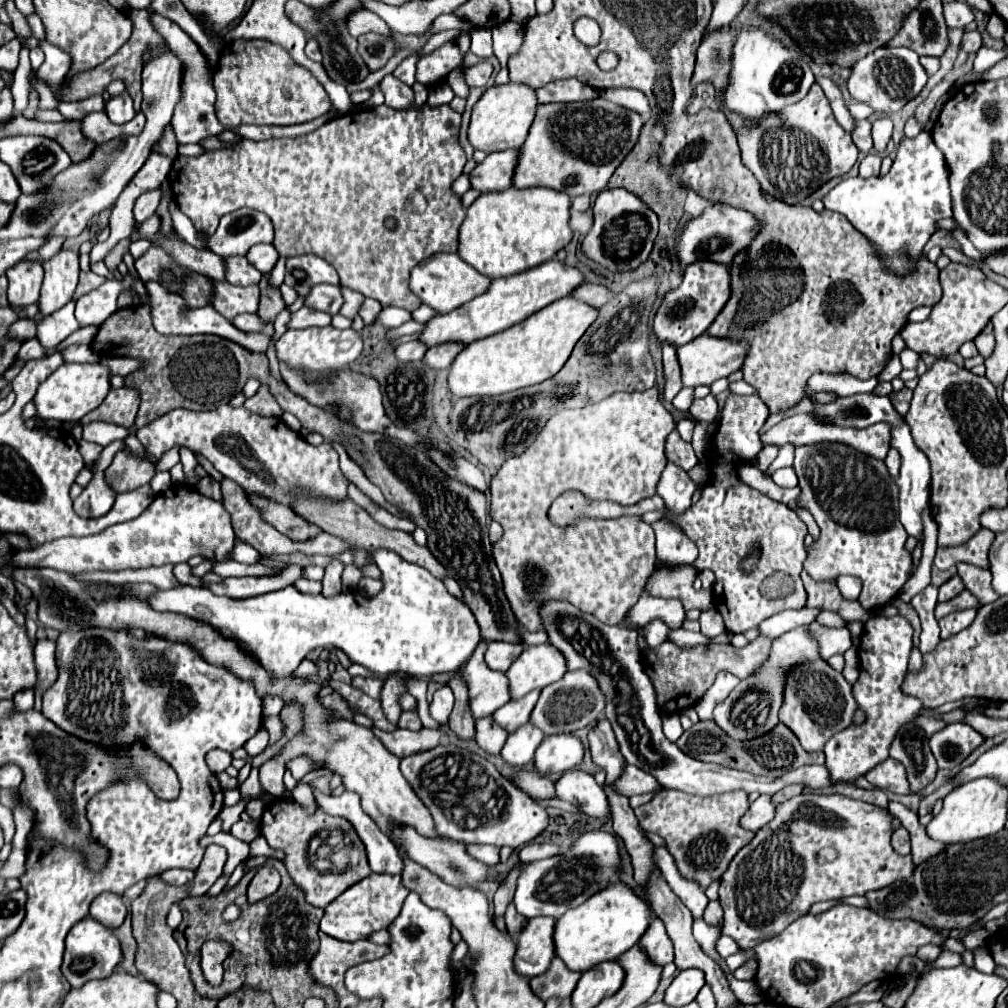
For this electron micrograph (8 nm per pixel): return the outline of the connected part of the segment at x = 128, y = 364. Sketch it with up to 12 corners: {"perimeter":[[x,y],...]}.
{"perimeter":[[129,357],[102,358],[111,375],[129,375],[142,367]]}

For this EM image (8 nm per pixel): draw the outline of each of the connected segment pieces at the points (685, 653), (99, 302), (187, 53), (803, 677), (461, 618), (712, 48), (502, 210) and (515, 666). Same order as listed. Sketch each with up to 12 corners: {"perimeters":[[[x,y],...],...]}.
{"perimeters":[[[638,637],[642,667],[658,709],[694,707],[726,669],[748,677],[770,639],[742,649],[670,641],[650,649]],[[110,279],[76,301],[80,325],[100,326],[116,311],[122,291],[136,287],[146,303],[142,279]],[[152,23],[186,67],[172,127],[198,143],[224,127],[214,115],[214,69],[176,23]],[[822,659],[788,673],[780,721],[806,751],[852,723],[852,685]],[[374,551],[380,593],[156,591],[274,675],[338,647],[374,675],[456,671],[480,641],[430,571]],[[734,31],[708,33],[692,83],[712,81],[716,99],[730,71]],[[546,187],[482,193],[458,255],[490,279],[570,243],[570,197]],[[550,643],[526,647],[506,671],[510,699],[558,681],[564,655]]]}

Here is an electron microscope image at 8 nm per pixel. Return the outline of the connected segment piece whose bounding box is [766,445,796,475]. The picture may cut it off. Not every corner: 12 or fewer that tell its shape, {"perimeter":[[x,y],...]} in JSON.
{"perimeter":[[782,445],[780,455],[768,467],[766,475],[792,465],[796,445]]}

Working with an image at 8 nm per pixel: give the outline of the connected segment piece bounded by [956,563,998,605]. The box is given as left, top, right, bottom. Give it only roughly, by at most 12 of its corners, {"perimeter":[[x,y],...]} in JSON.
{"perimeter":[[956,563],[964,587],[988,605],[998,599],[988,569]]}

